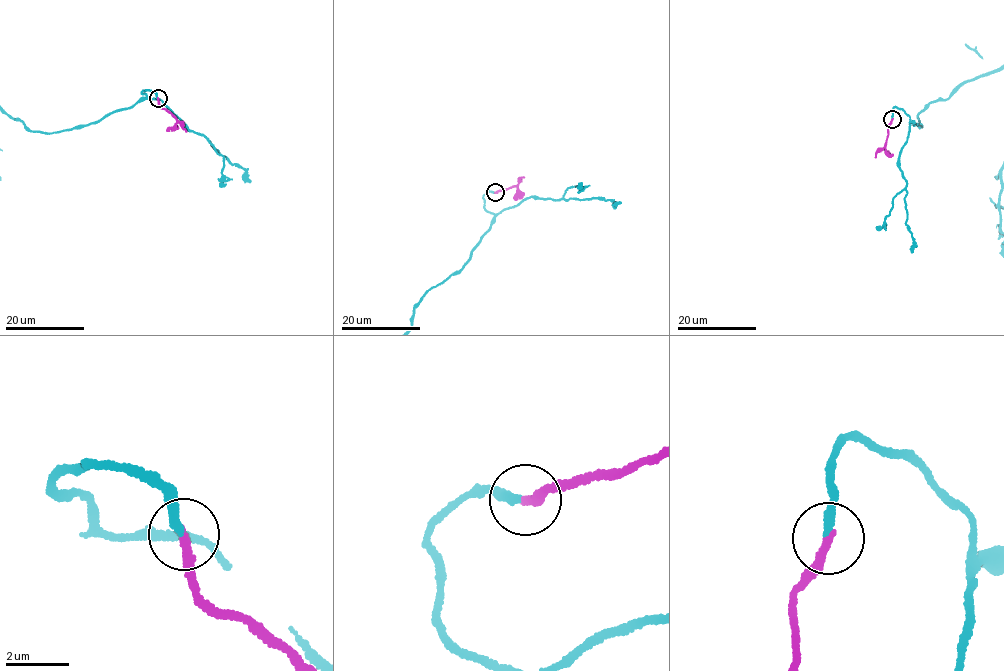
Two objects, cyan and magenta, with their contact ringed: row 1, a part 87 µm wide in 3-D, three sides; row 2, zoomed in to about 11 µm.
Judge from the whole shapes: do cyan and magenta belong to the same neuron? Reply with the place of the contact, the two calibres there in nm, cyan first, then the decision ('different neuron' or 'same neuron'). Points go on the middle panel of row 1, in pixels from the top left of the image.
place (495, 192); calibres 280 and 280 nm; same neuron

